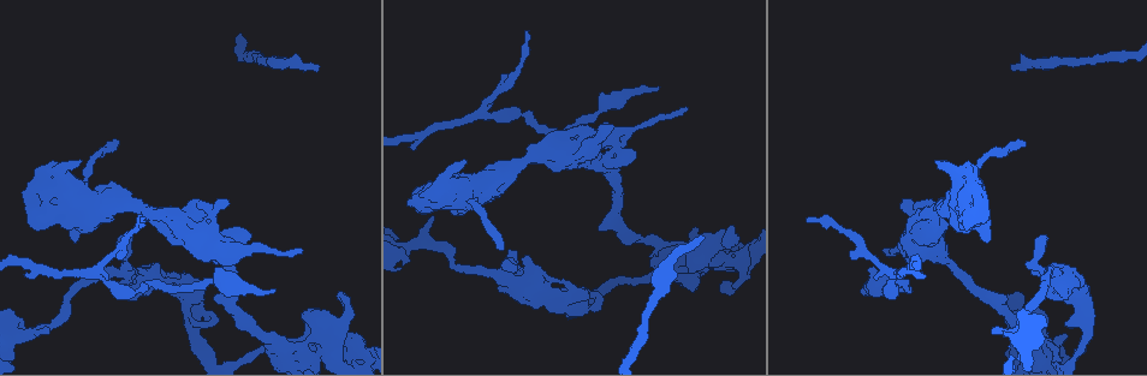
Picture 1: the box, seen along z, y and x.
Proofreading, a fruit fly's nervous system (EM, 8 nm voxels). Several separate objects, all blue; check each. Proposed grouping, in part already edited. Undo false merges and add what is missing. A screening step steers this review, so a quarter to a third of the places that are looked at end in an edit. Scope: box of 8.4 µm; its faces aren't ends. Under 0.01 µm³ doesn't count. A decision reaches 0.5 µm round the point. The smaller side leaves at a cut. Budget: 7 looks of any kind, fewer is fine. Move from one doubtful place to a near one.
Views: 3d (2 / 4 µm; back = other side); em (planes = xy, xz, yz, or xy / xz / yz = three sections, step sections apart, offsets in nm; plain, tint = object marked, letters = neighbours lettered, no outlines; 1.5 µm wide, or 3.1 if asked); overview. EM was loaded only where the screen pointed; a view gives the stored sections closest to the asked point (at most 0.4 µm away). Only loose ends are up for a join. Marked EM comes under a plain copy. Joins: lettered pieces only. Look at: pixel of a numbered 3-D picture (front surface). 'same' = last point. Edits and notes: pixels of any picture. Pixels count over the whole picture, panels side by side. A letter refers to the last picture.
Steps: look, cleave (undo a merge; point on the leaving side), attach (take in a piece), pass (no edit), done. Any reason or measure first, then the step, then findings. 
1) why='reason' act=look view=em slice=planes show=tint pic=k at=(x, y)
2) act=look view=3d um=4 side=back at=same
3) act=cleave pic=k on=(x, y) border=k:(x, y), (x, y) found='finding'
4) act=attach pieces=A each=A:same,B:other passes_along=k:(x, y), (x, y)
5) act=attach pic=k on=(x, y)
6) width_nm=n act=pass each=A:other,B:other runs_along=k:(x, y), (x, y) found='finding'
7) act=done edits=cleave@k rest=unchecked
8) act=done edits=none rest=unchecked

why='thick end' act=look view=em slice=yz step=4 show=letters pic=1 at=(574, 126)

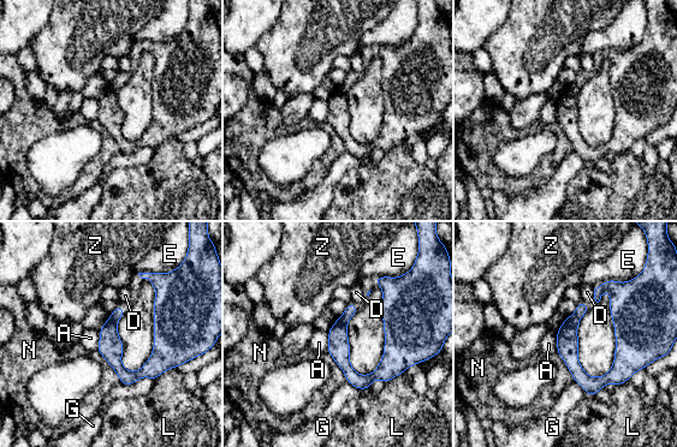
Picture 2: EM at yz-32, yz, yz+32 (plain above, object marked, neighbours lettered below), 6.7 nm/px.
act=look view=em slice=planes show=letters at=same

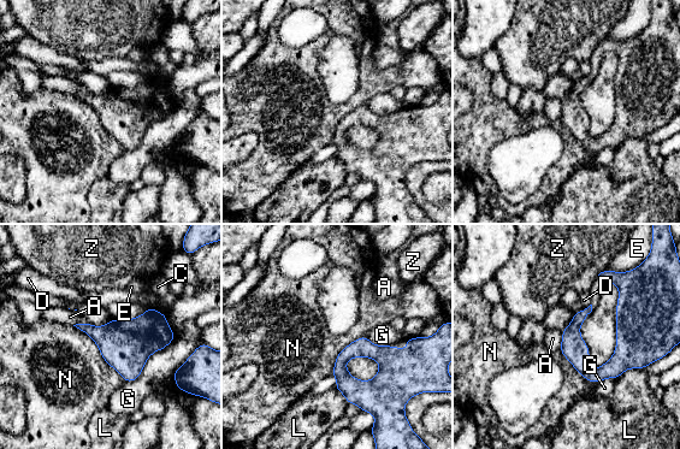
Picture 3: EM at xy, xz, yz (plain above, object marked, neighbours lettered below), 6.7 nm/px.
longest_contact=N:500nm act=pass each=A:other,C:other,D:other,E:other,G:other,L:other,N:other,Z:other found='no lettered piece goes on from it'

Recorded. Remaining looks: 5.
why='free end' act=look view=em slice=planes show=letters pic=1 at=(318, 70)

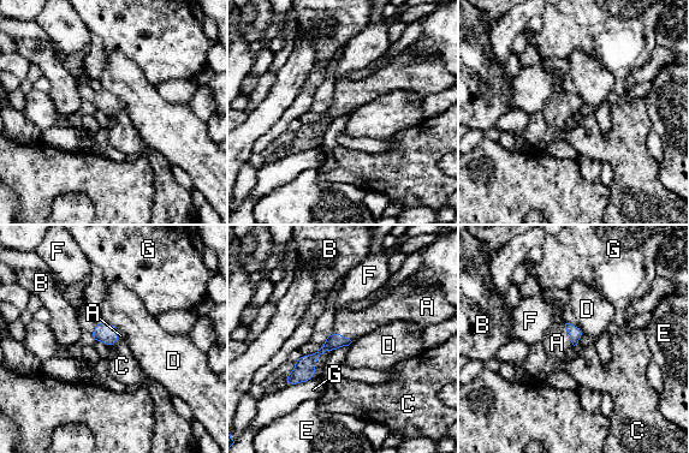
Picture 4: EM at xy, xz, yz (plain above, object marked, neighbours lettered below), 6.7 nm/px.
width_nm=90 act=attach pieces=A each=A:same,B:other,C:other,D:other,E:other,F:other,G:other passes_along=4:(575, 332), (568, 333), (557, 343) found='it goes on there'

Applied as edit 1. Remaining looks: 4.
act=look view=overview

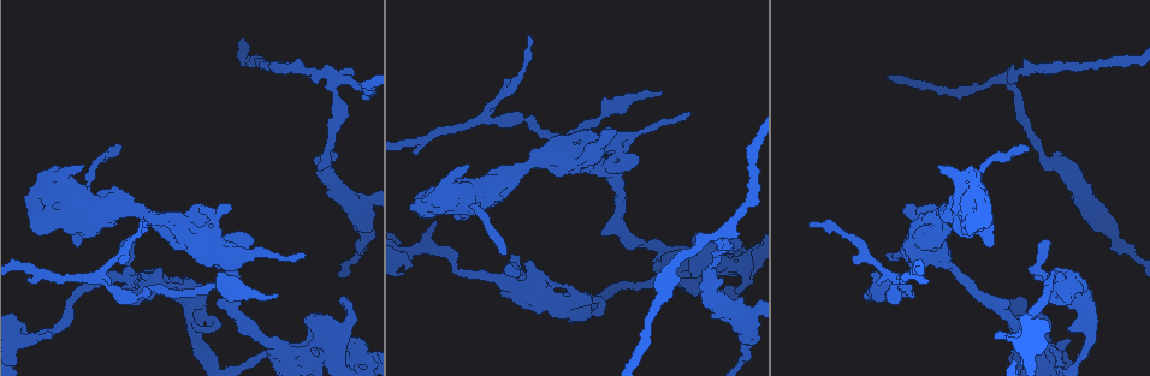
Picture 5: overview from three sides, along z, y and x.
why='tapers out' act=look view=3d um=2 pic=5 at=(996, 339)

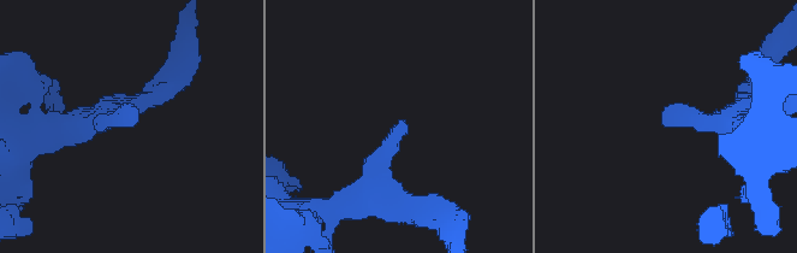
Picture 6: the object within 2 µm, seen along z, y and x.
why='need the tissue' act=look view=em slice=xy step=8 show=letters pic=6 at=(398, 119)

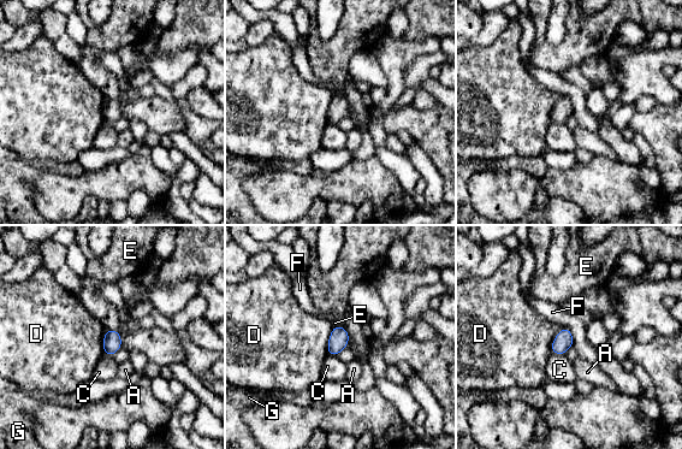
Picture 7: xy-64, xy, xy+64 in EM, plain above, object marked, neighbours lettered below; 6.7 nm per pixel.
act=look view=em slice=yz step=8 show=letters at=same

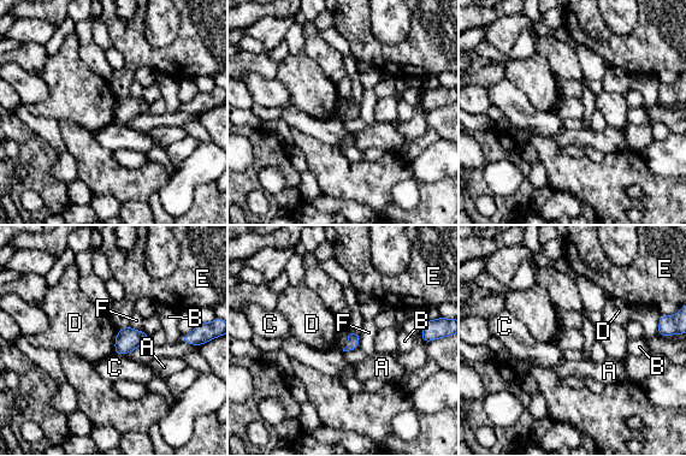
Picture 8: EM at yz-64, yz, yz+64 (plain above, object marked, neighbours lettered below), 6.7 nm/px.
act=pass each=A:other,B:other,C:other,D:other,E:other,F:other border=8:(118, 330), (114, 337), (113, 353) found='no lettered piece goes on from it'

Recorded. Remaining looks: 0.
act=done edits=attach@4 rest=unchecked

